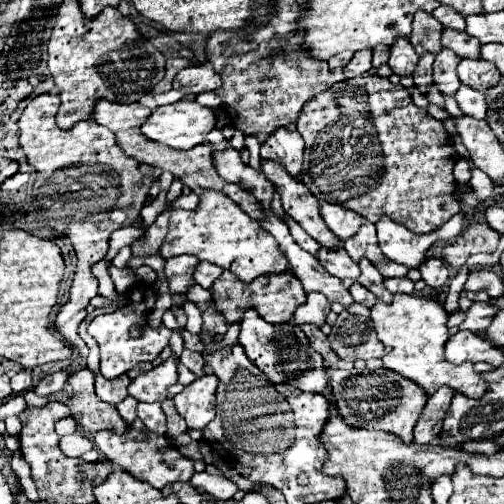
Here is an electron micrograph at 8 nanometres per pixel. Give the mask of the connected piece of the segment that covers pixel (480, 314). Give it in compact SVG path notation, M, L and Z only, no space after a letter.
M474 301L470 305L470 309L466 311L466 319L460 323L460 329L468 329L468 331L474 331L474 333L480 333L486 329L486 325L490 323L490 317L494 317L498 309L488 305L488 303L478 303Z

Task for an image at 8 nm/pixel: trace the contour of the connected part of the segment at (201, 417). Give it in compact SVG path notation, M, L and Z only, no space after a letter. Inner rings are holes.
M202 375L184 391L174 395L176 411L188 423L188 429L204 429L216 415L216 375Z

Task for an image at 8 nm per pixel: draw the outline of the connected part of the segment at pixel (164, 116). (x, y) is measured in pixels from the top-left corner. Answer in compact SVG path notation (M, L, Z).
M176 101L154 109L140 131L162 145L190 149L202 143L214 125L216 117L212 109L202 107L196 101Z

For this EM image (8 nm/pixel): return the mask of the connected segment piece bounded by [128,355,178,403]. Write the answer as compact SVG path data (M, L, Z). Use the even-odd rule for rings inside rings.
M176 355L168 357L164 363L160 363L158 367L140 373L130 385L128 385L128 393L136 399L136 401L146 401L146 403L162 403L166 399L168 387L174 385L178 381L178 359Z

